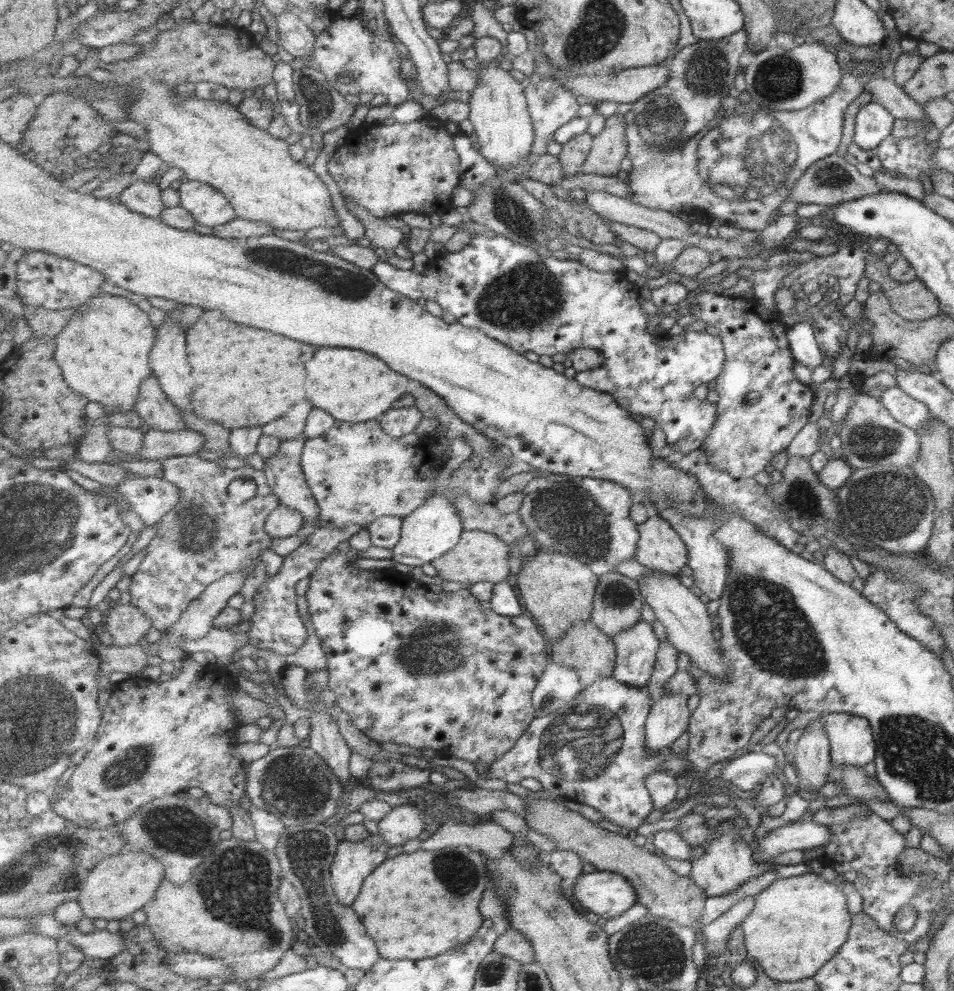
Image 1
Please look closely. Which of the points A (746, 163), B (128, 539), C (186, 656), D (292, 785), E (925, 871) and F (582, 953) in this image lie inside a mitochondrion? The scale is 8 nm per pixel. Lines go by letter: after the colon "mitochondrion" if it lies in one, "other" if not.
A: mitochondrion
B: other
C: other
D: mitochondrion
E: mitochondrion
F: other

